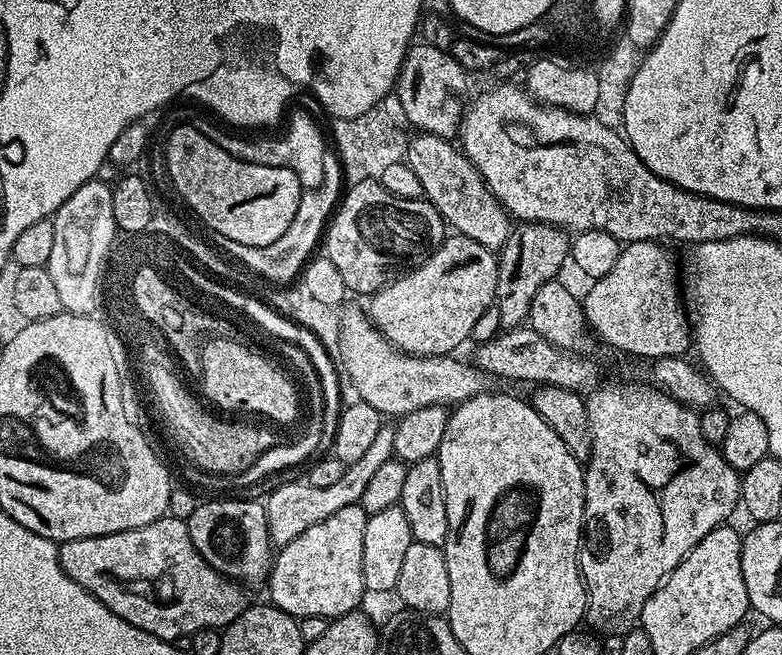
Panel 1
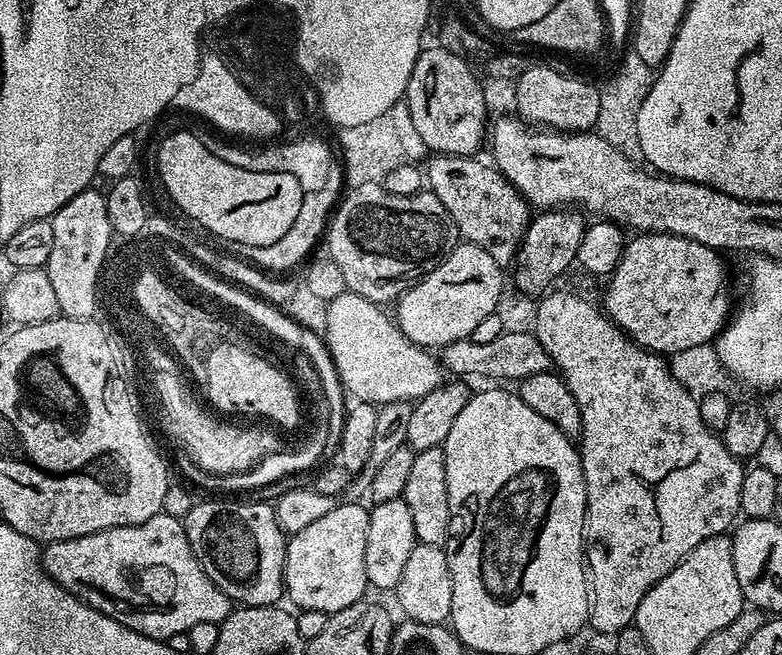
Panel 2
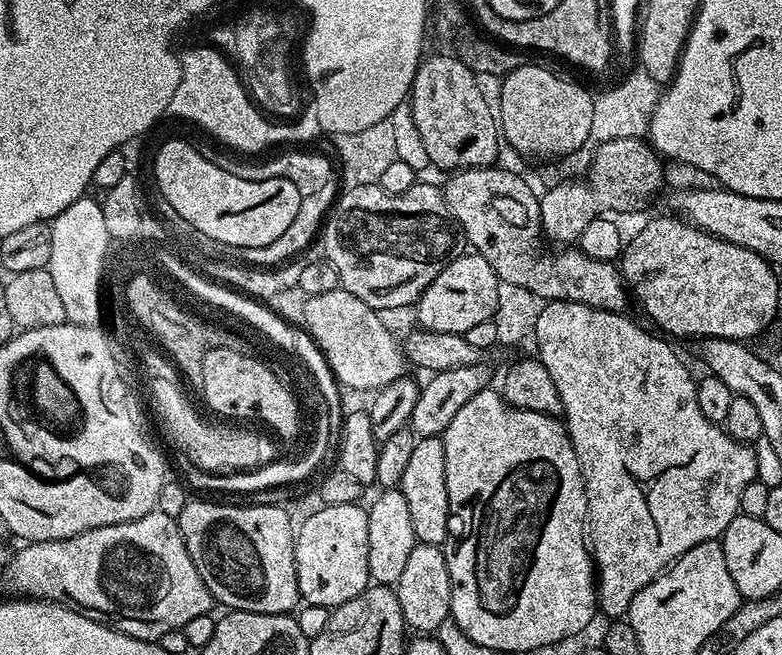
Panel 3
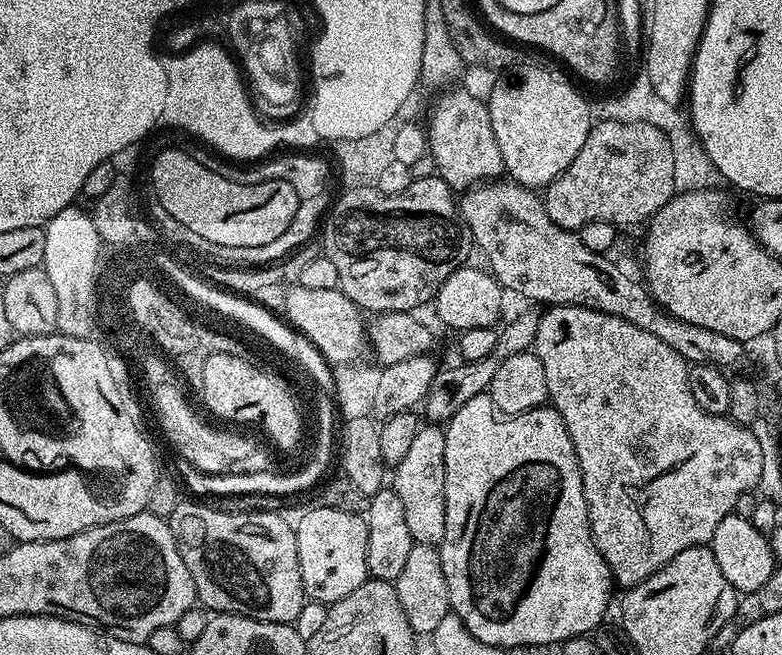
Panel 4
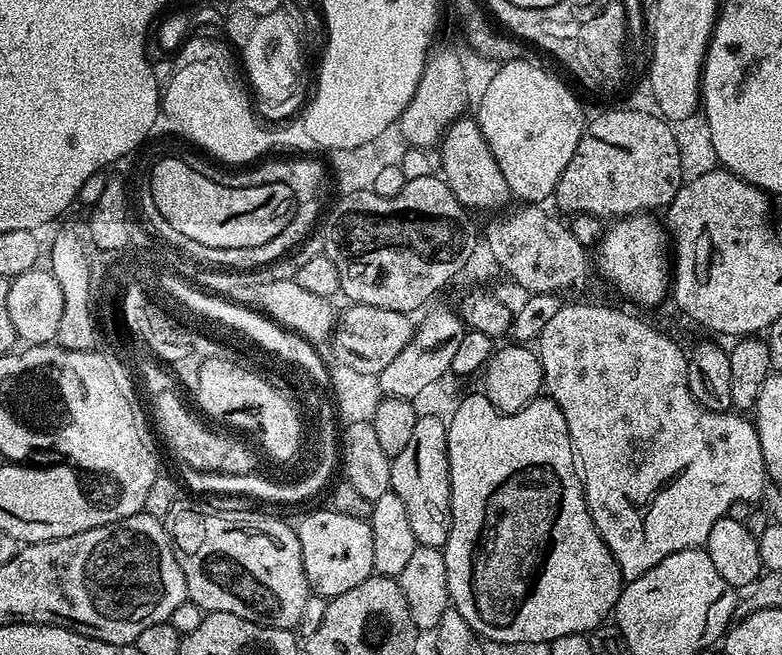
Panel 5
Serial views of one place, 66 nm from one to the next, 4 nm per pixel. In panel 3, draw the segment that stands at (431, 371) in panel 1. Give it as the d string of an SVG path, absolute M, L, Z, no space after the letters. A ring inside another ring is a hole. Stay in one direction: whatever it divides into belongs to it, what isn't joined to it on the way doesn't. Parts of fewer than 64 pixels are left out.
M342 287L330 290L327 294L307 297L303 327L312 336L313 342L320 347L330 370L345 389L357 388L360 392L371 393L405 375L406 357L401 345L392 337L391 330L384 325L384 320L380 316L383 315L377 309L366 306L362 298L354 298L354 294L350 294Z

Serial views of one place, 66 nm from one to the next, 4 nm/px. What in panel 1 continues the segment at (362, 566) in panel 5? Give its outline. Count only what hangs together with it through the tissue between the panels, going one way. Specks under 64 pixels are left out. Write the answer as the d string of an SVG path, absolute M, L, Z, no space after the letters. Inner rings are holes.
M351 504L338 514L330 514L330 518L322 518L310 530L298 534L294 542L283 545L275 553L272 570L268 573L266 587L271 603L282 609L286 614L297 618L305 616L327 616L335 618L345 616L348 612L357 611L361 607L360 599L366 596L364 579L362 578L362 538L366 535L368 513L359 504Z

